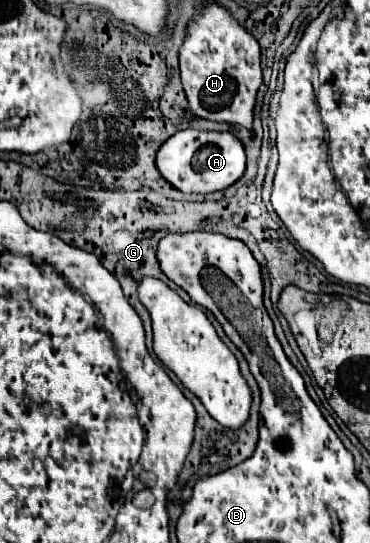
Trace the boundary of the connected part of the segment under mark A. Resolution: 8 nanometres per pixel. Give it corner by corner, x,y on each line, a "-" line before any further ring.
181,130
173,134
157,152
159,174
183,194
209,194
235,184
245,172
245,148
231,132

